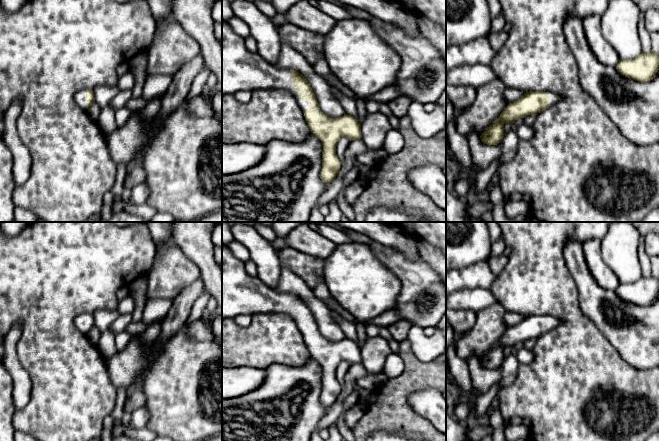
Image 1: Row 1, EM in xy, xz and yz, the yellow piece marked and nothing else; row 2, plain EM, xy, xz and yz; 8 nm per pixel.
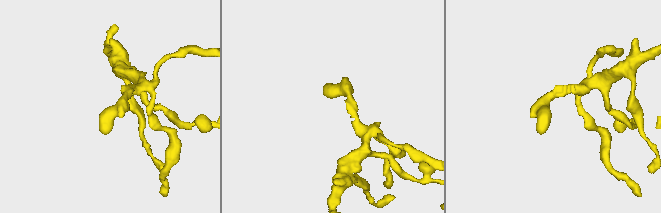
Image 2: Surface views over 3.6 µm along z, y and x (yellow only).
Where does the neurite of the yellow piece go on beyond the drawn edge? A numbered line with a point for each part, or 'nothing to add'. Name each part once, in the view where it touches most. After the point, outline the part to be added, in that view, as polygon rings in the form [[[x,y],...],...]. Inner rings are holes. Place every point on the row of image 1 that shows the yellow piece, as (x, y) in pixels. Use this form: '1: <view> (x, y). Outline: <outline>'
1: xz (241, 69). Outline: [[[222,22],[222,96],[235,94],[241,90],[268,88],[288,90],[294,94],[302,109],[307,111],[310,107],[310,103],[303,102],[302,97],[296,93],[290,69],[277,68],[263,60],[258,53],[250,52],[246,48],[245,39],[237,35],[227,22]]]

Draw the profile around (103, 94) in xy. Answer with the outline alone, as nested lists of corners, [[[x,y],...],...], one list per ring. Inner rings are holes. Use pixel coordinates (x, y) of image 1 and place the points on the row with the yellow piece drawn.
[[[100,85],[93,89],[95,102],[100,106],[98,124],[106,135],[118,127],[115,121],[115,110],[111,106],[111,101],[119,91],[117,85]]]

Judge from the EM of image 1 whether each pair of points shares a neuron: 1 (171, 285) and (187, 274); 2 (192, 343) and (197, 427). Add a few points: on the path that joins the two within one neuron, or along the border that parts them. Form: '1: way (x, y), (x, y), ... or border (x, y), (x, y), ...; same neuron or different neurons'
1: way (175, 281), (183, 274); same neuron
2: way (193, 364), (195, 406); same neuron

